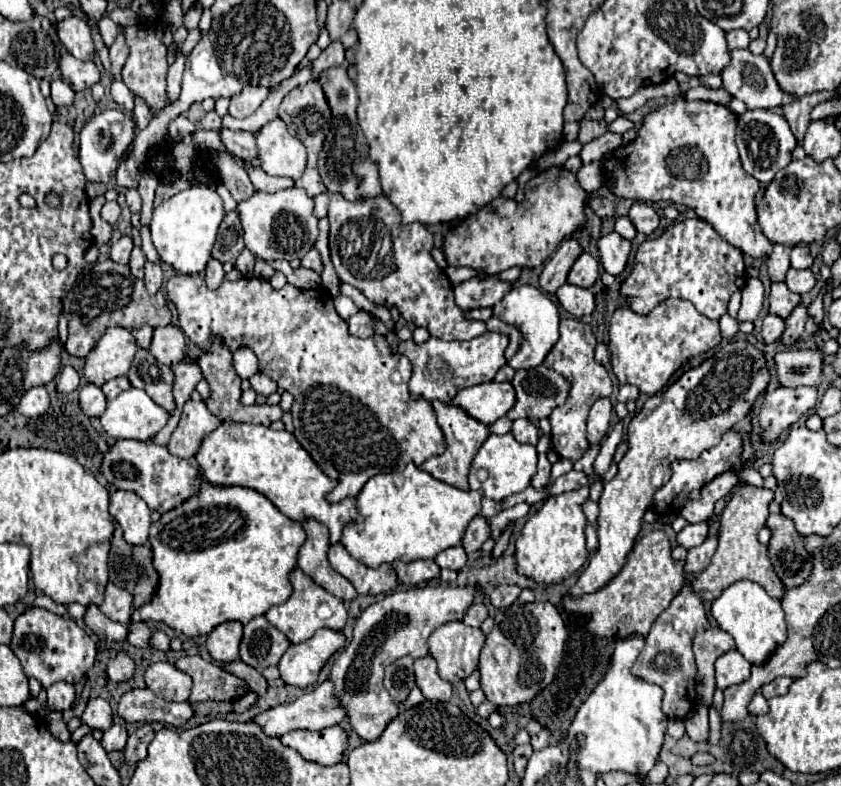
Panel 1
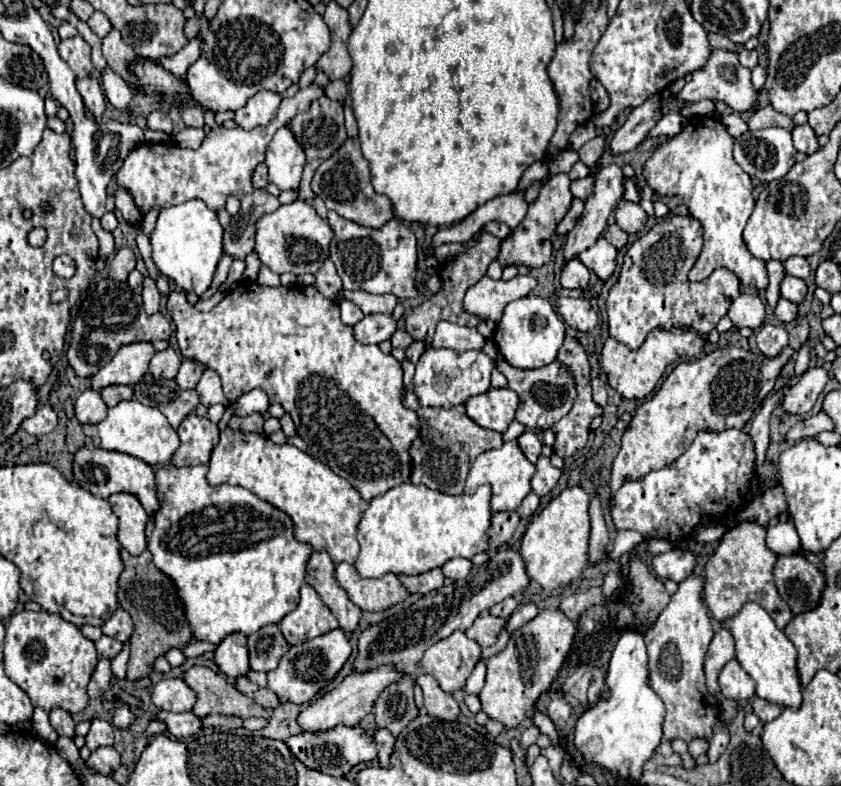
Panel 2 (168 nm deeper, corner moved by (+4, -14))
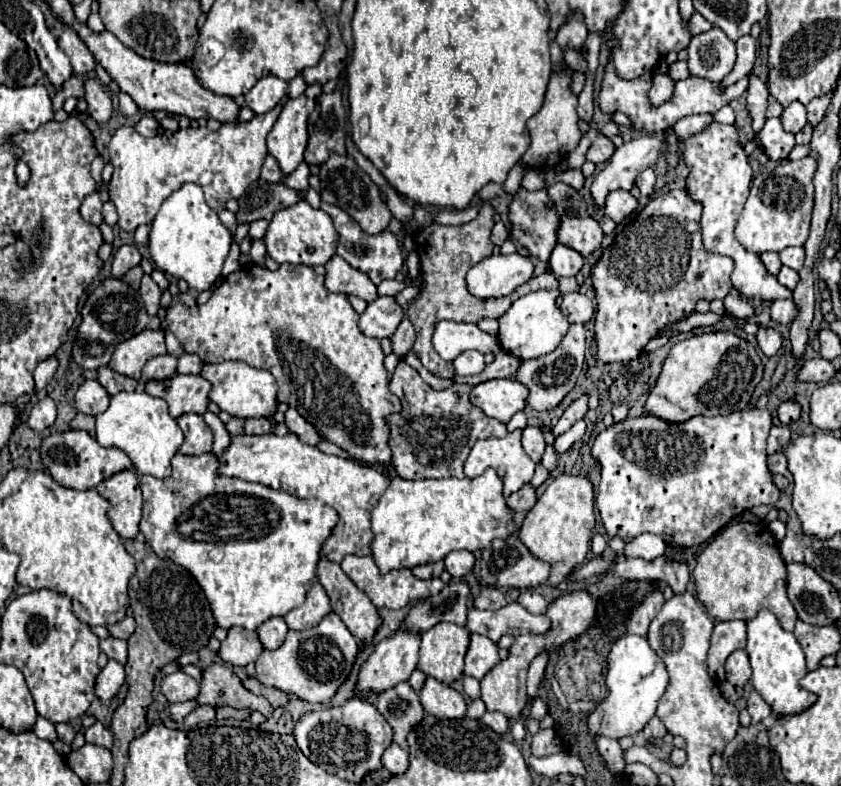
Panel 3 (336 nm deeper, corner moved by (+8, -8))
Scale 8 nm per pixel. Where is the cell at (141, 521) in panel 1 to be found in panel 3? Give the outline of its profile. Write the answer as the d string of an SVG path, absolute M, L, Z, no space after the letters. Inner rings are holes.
M132 470L118 472L104 480L96 490L112 506L108 514L114 530L122 538L136 538L138 522L142 516L142 494L136 474Z

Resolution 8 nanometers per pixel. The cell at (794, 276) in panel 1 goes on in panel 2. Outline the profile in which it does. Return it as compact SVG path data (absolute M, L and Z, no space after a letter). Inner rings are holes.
M786 276L782 280L780 288L782 288L782 296L786 300L794 302L794 304L800 304L804 300L804 296L806 296L806 284L804 284L804 280L794 278L794 276Z

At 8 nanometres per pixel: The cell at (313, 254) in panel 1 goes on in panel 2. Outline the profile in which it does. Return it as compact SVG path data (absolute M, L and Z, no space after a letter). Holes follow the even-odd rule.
M330 260L324 262L324 266L320 268L320 272L316 272L316 284L318 292L324 296L324 298L330 298L330 300L338 300L344 292L344 286L342 286L342 278L336 274L336 268Z

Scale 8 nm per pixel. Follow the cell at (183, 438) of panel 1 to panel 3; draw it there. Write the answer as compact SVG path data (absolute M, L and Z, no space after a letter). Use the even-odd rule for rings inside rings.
M182 414L178 418L178 424L184 432L184 444L180 446L180 454L190 454L190 456L200 456L206 452L212 452L212 440L214 434L206 426L200 414Z

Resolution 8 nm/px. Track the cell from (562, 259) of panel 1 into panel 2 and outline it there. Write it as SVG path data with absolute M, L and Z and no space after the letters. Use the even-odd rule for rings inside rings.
M610 164L610 166L606 166L606 168L602 168L602 170L598 172L596 182L594 182L594 190L592 190L592 194L586 198L586 202L584 202L584 212L582 212L578 224L574 226L574 230L568 232L568 240L566 240L566 248L564 248L564 258L566 258L566 260L576 258L576 254L580 254L582 250L590 248L590 246L602 236L610 212L612 212L612 210L616 208L616 204L624 198L624 190L626 190L626 176L624 176L624 172L622 172L620 166Z

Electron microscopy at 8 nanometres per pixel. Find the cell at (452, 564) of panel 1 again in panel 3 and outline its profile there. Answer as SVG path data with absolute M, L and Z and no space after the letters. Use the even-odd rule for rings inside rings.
M456 550L444 558L444 564L454 578L462 578L474 568L474 556L468 550Z

